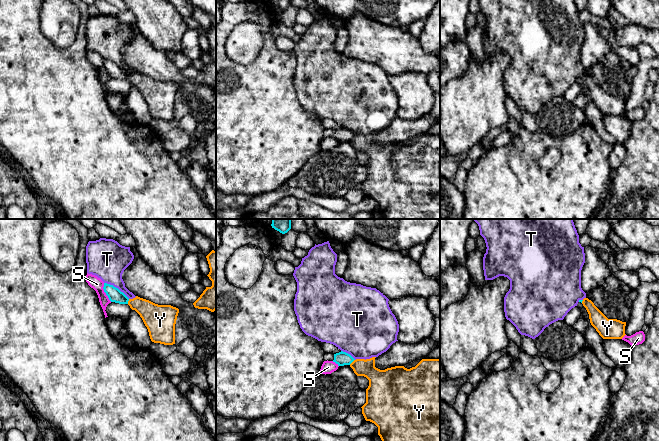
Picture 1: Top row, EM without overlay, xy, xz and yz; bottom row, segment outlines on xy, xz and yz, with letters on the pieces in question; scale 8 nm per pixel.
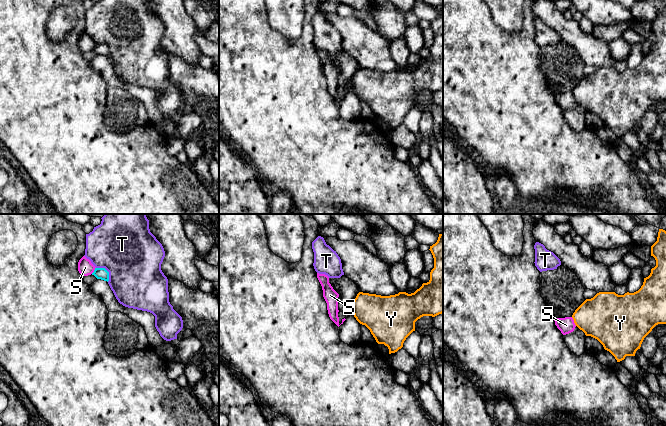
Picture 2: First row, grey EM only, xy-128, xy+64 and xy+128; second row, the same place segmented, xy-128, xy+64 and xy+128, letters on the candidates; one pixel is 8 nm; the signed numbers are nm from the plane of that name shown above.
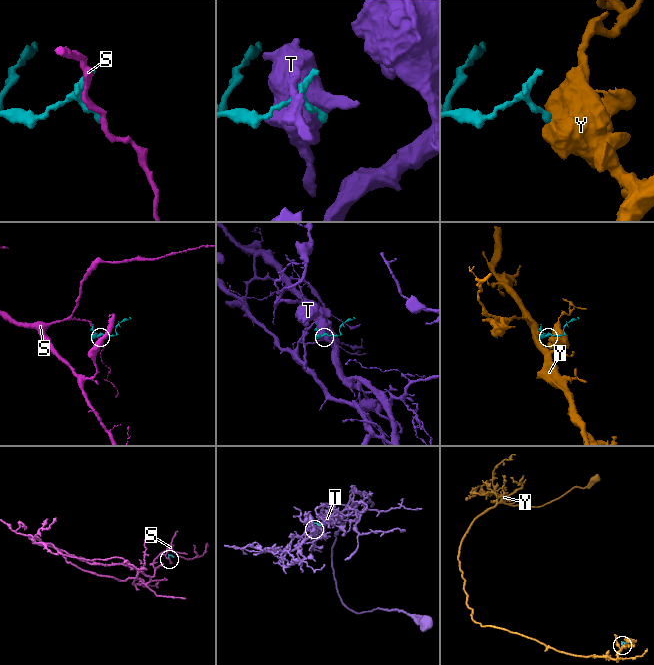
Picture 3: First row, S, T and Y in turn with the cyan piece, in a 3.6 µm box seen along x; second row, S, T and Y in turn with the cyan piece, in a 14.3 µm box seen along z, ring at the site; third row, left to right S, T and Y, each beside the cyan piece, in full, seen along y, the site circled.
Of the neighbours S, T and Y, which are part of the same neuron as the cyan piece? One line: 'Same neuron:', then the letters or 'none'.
Same neuron: none

